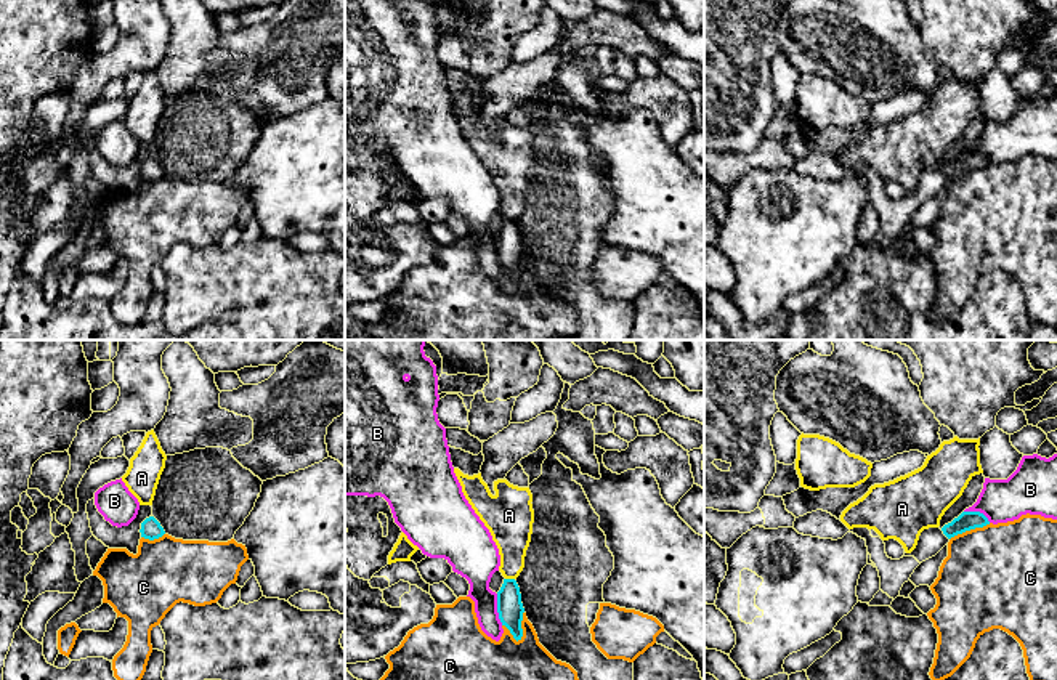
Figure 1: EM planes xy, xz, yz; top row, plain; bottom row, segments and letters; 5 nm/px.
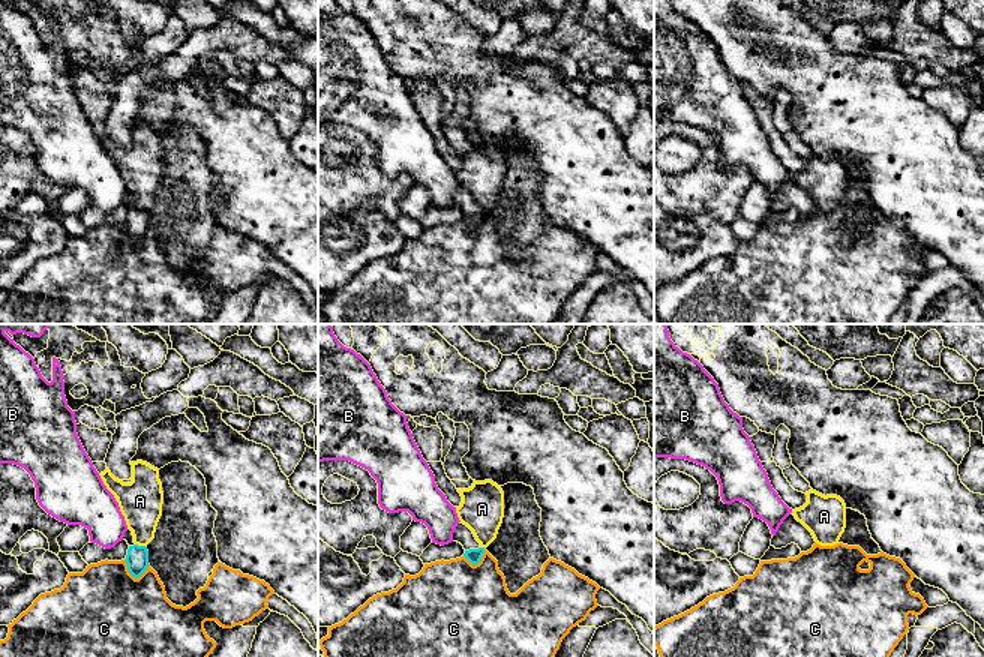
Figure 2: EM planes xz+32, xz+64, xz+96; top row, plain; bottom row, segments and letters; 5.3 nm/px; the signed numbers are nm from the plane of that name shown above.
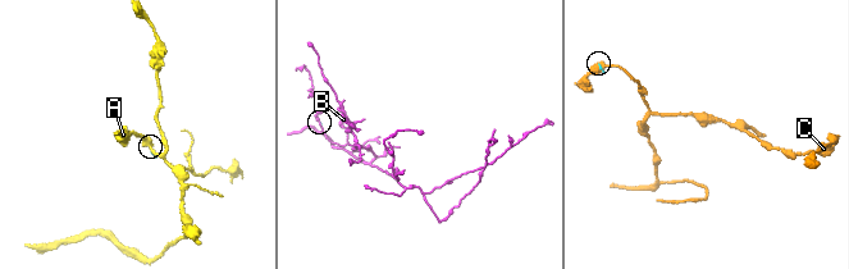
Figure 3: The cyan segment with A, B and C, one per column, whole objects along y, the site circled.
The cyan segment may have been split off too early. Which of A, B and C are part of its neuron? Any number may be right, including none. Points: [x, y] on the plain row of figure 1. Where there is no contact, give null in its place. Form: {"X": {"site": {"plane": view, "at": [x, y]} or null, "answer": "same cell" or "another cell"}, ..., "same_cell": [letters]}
{"A": {"site": {"plane": "xz", "at": [510, 220]}, "answer": "another cell"}, "B": {"site": {"plane": "xz", "at": [498, 250]}, "answer": "another cell"}, "C": {"site": {"plane": "xz", "at": [520, 268]}, "answer": "another cell"}, "same_cell": []}

